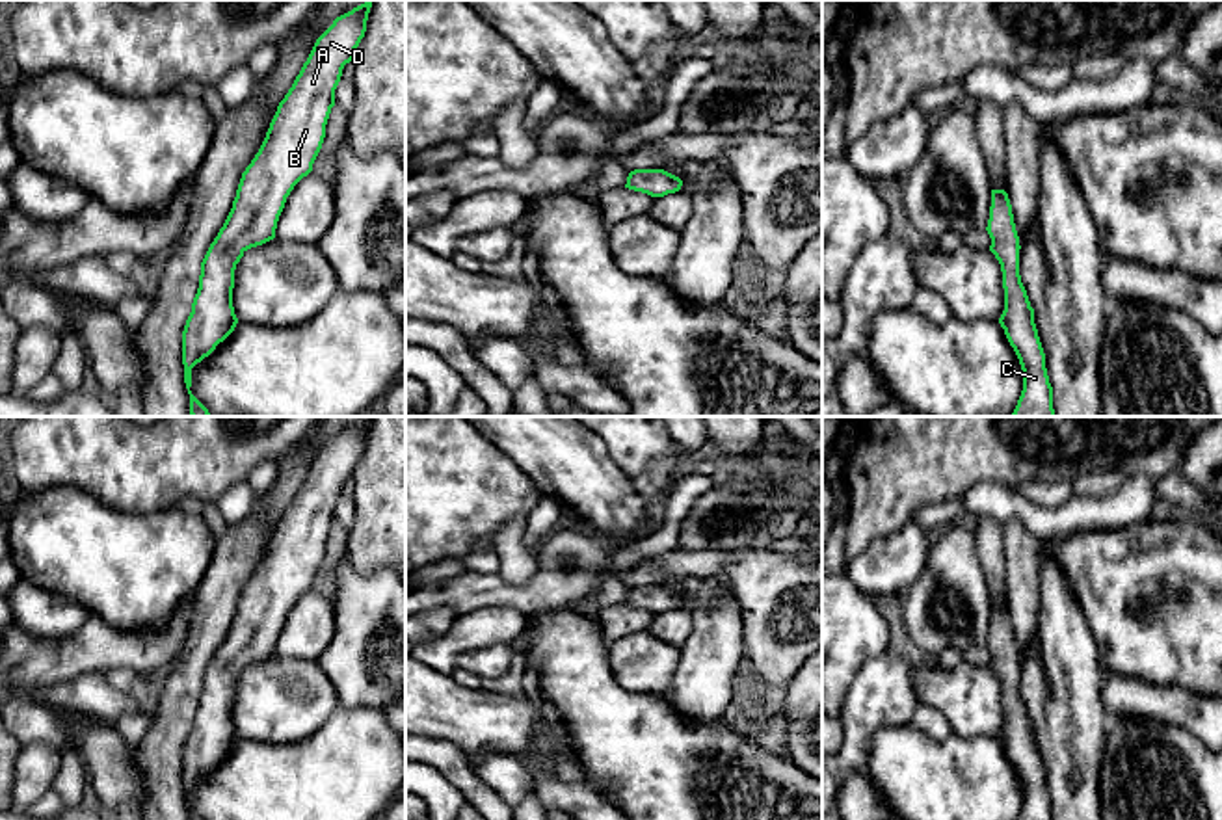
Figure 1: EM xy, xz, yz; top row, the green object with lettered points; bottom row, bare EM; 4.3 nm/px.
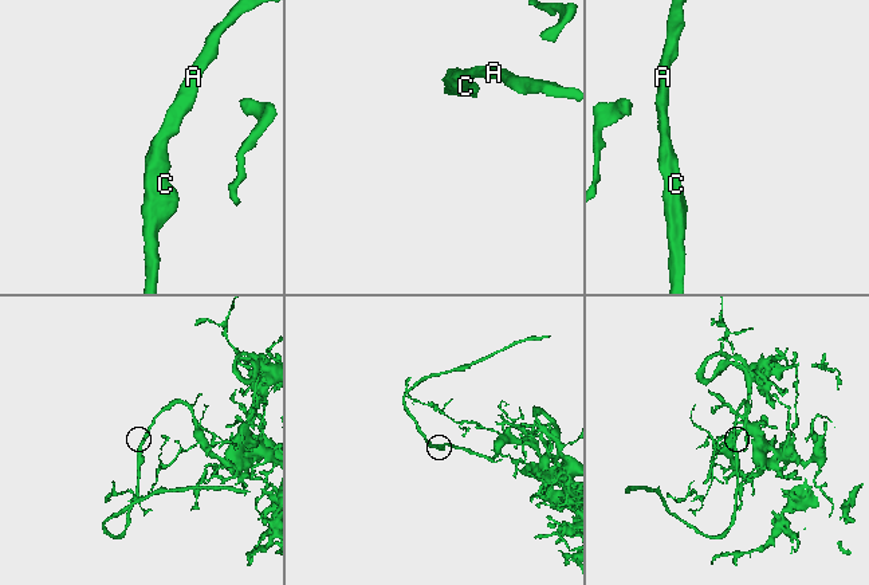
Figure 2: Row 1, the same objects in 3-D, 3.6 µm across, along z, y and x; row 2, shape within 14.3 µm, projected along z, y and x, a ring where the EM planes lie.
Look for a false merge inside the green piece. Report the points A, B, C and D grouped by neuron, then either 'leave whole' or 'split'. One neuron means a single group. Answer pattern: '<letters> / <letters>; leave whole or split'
A B D / C; split

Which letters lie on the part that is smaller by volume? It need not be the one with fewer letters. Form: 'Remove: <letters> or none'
Remove: C

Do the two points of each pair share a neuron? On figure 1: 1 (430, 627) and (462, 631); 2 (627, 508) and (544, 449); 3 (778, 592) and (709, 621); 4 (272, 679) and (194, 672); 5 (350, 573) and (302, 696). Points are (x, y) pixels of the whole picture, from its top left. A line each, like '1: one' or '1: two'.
1: two
2: one
3: two
4: two
5: two

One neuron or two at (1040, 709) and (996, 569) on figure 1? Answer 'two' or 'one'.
one

